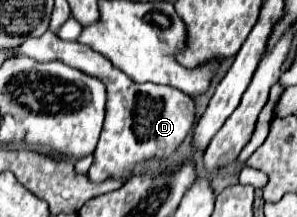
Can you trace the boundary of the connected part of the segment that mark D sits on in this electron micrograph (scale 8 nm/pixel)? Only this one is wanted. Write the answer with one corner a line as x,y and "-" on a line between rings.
46,32
40,38
26,40
16,48
18,54
34,58
38,62
60,60
88,76
102,80
106,86
106,120
100,134
100,142
94,152
94,164
88,172
90,180
102,182
108,178
130,178
136,164
142,164
148,158
168,158
186,138
194,124
194,100
176,88
156,86
156,84
138,84
130,80
122,70
114,68
110,60
92,52
78,42
66,42

